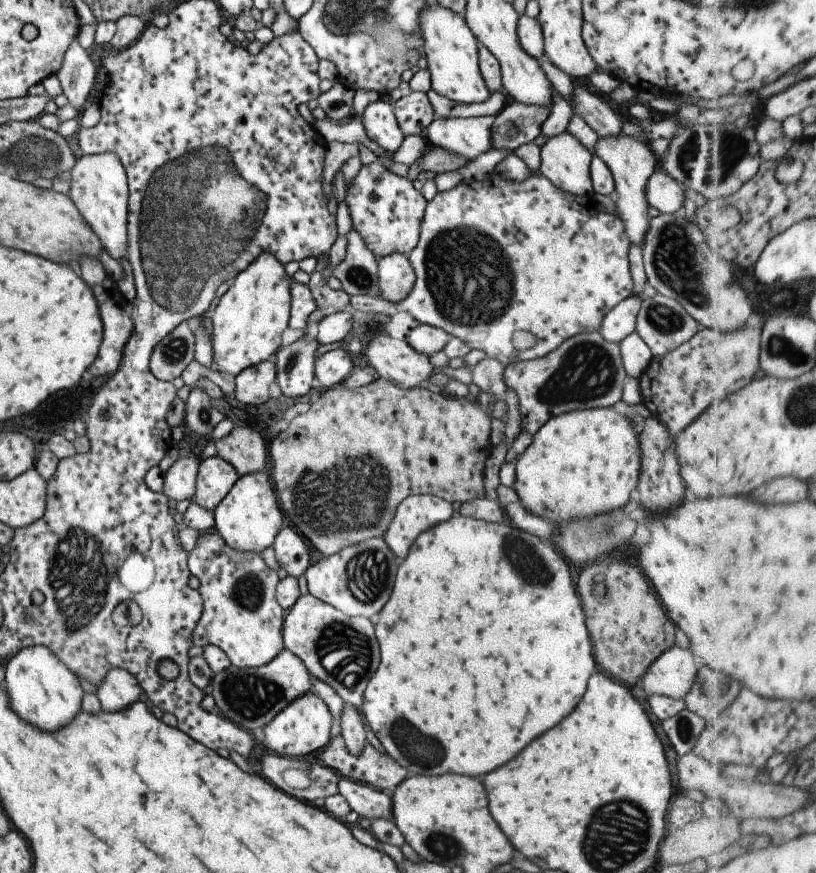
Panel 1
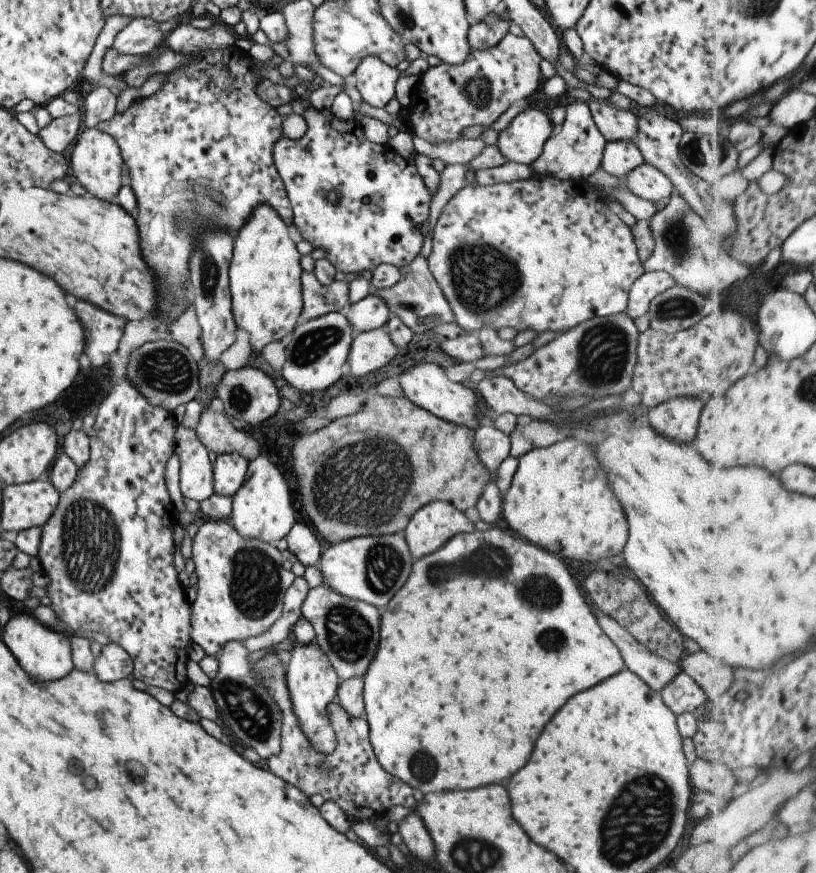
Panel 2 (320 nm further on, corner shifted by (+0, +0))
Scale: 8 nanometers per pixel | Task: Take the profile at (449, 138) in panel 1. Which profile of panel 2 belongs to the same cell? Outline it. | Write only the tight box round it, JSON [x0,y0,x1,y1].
[495,108,551,166]

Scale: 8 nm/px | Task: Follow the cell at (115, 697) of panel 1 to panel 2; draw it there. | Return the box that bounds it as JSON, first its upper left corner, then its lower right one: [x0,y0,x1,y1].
[93,643,132,682]

